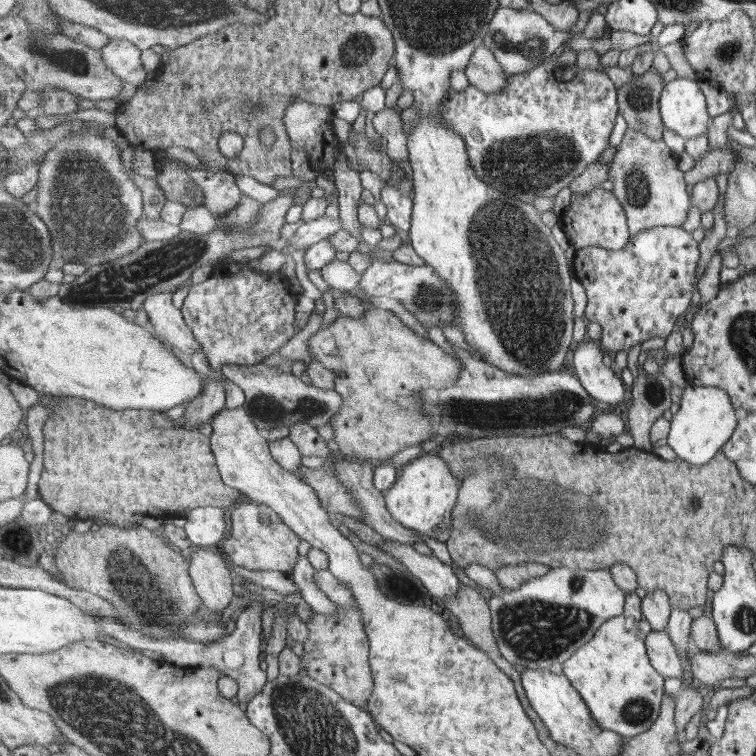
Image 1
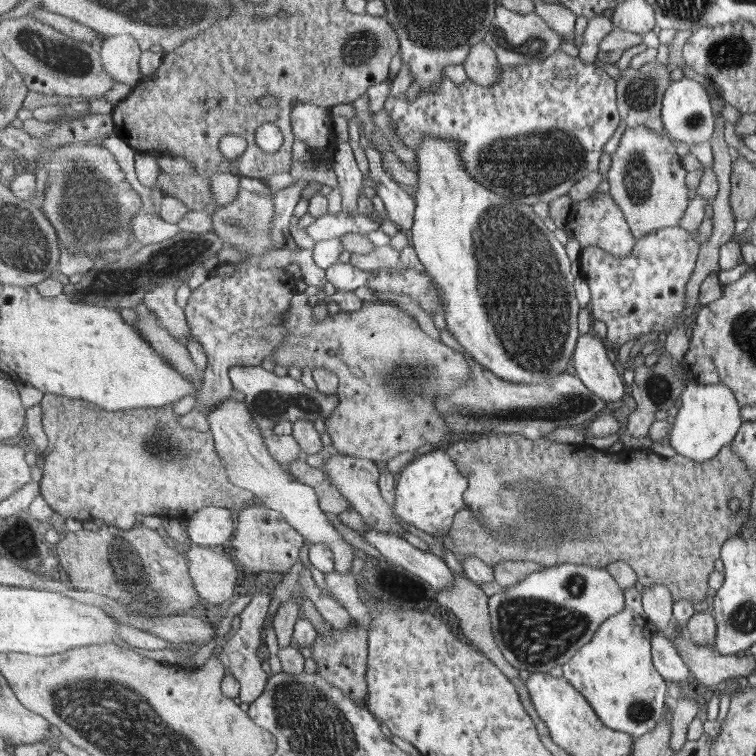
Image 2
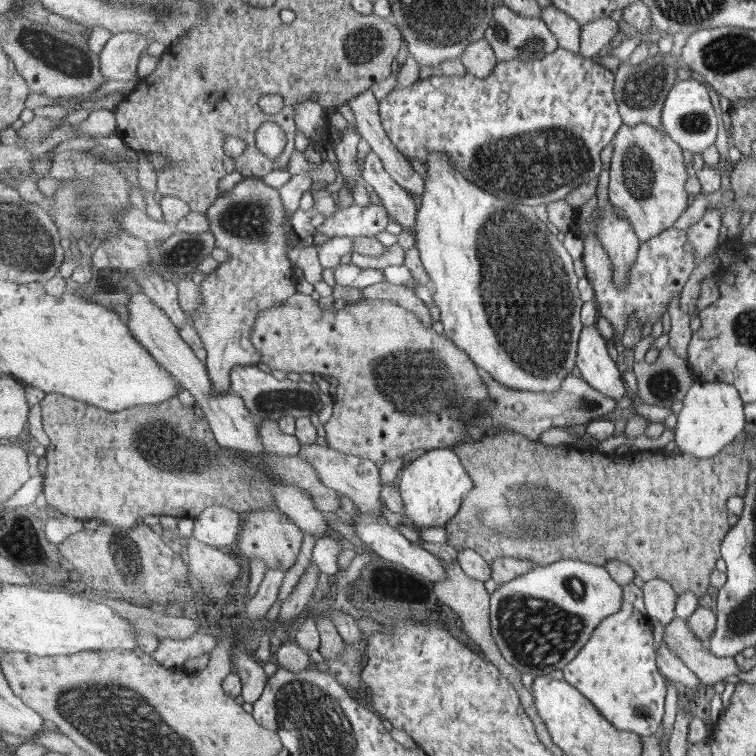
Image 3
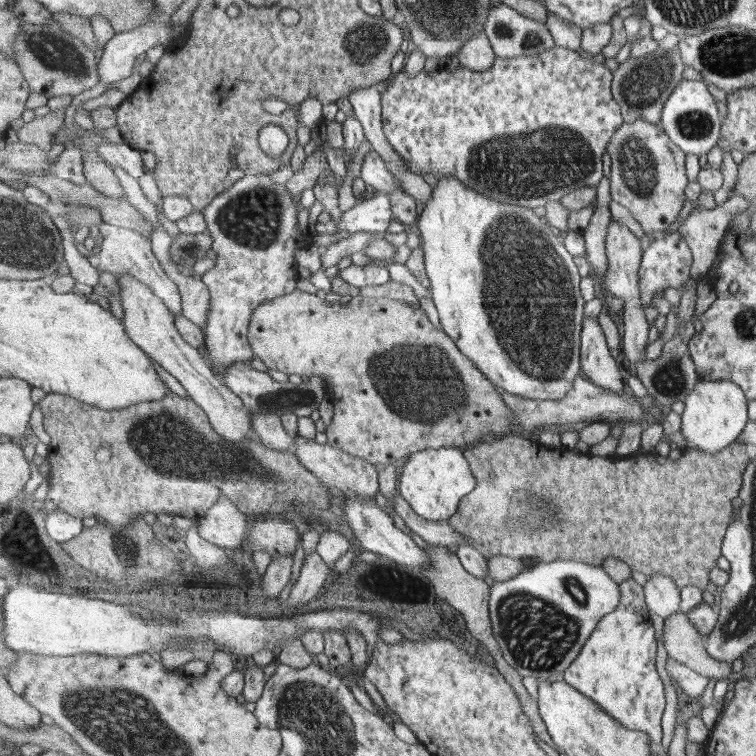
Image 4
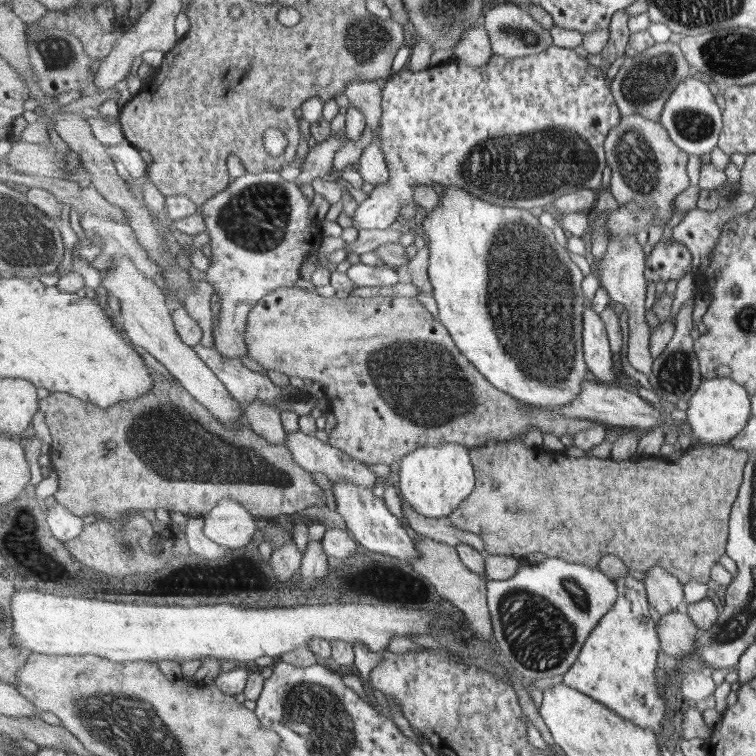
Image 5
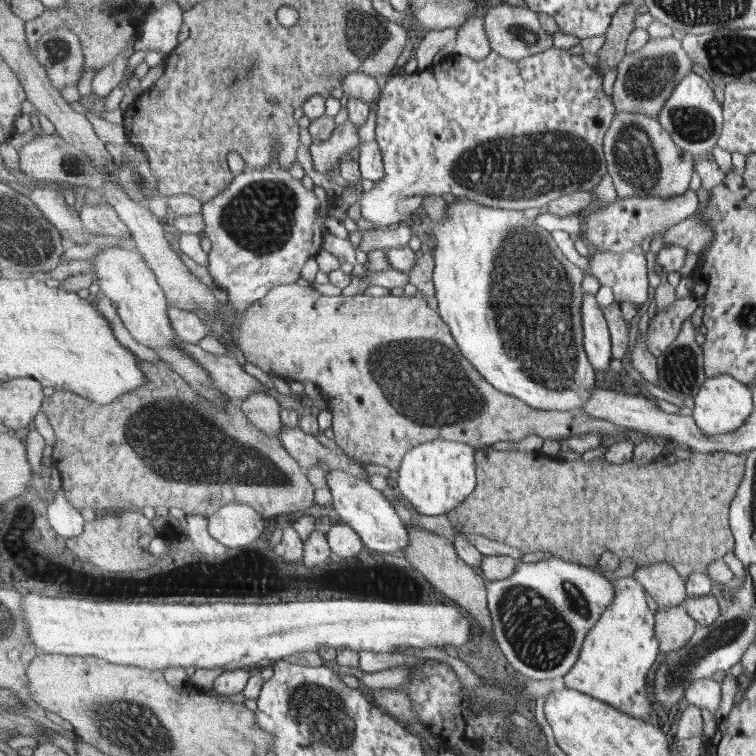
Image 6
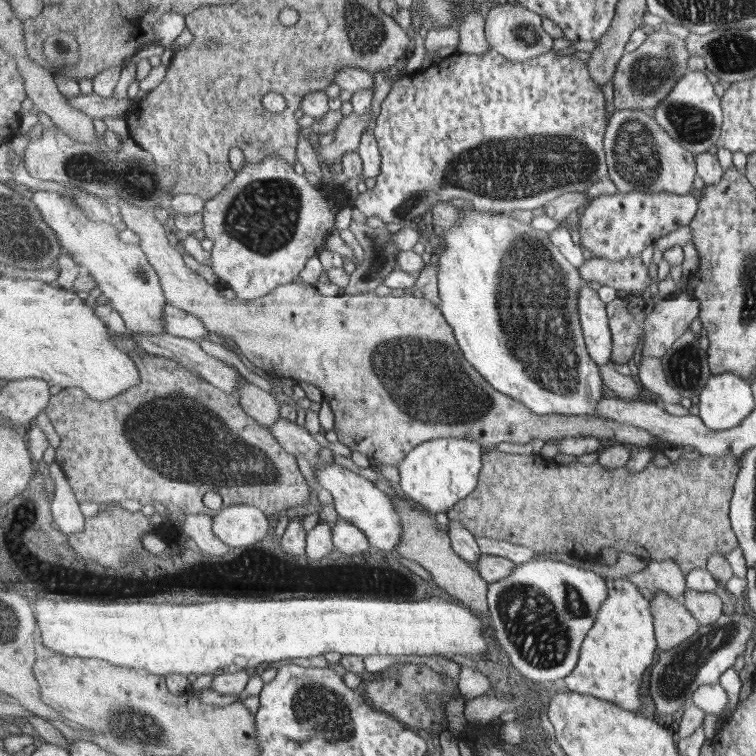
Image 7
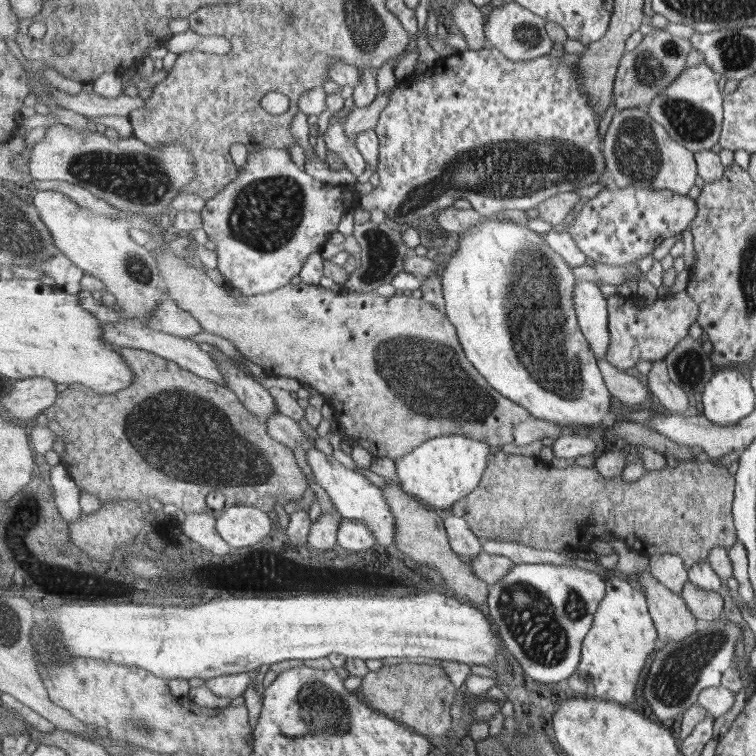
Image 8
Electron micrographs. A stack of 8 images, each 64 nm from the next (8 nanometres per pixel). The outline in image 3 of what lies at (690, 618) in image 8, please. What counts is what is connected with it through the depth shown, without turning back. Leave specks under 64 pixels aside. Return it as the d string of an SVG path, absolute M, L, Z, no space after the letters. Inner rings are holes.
M675 617L667 626L663 639L668 647L683 663L699 676L706 684L724 683L732 680L740 684L737 674L740 672L733 657L717 657L708 644L702 641L689 626L688 619Z

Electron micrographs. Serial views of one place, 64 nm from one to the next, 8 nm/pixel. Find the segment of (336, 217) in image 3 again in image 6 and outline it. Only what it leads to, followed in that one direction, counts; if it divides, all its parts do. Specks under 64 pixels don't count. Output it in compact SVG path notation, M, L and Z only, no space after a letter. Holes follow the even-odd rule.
M551 49L519 61L510 60L492 51L491 55L481 62L453 54L440 63L421 72L404 74L401 71L395 77L384 80L382 95L378 102L378 112L375 129L375 140L380 144L384 158L385 178L379 180L369 194L361 194L361 214L365 220L374 224L374 228L386 228L389 224L409 224L423 217L424 198L427 195L445 196L451 194L455 198L471 198L473 202L493 208L505 210L525 210L525 208L543 208L551 202L566 195L582 191L592 191L601 178L608 173L608 162L604 152L606 132L615 122L618 111L611 97L603 90L603 75L577 54L569 50Z

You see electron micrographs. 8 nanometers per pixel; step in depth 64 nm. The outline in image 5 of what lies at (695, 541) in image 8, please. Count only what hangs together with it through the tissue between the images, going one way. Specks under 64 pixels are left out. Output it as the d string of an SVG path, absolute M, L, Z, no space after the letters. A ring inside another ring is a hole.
M515 438L515 442L500 441L491 442L481 447L470 449L470 455L476 470L476 489L469 498L465 499L459 508L451 515L450 520L453 525L463 531L475 533L476 536L485 541L484 548L486 555L517 557L520 560L528 554L536 552L545 554L546 558L562 558L571 563L586 565L591 569L596 568L599 560L609 554L619 556L630 570L640 571L646 574L655 566L665 568L667 572L675 575L684 586L690 580L699 579L703 584L707 584L712 579L712 569L719 563L719 558L727 553L727 543L729 543L730 516L734 502L737 499L738 488L742 484L742 474L745 470L747 460L746 450L735 450L729 444L721 444L711 447L709 452L703 448L703 444L695 443L684 451L680 456L673 457L666 454L661 457L631 458L627 461L614 461L613 459L602 459L599 457L571 457L562 452L545 451L542 447L526 447L521 439Z

